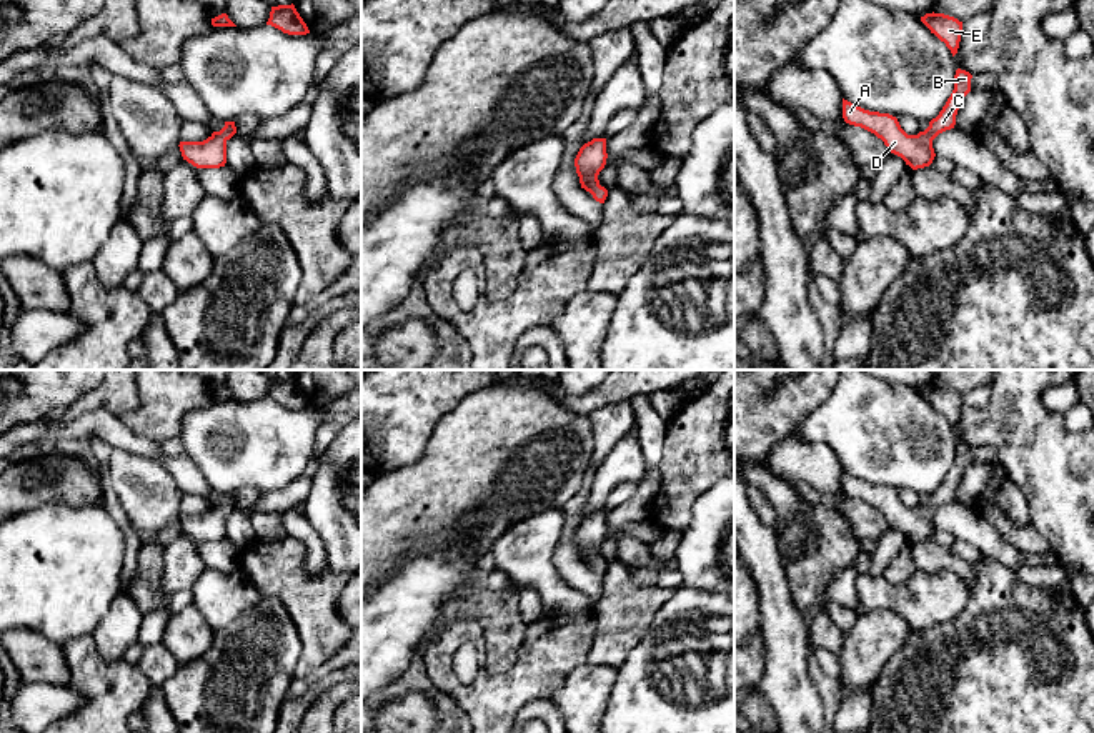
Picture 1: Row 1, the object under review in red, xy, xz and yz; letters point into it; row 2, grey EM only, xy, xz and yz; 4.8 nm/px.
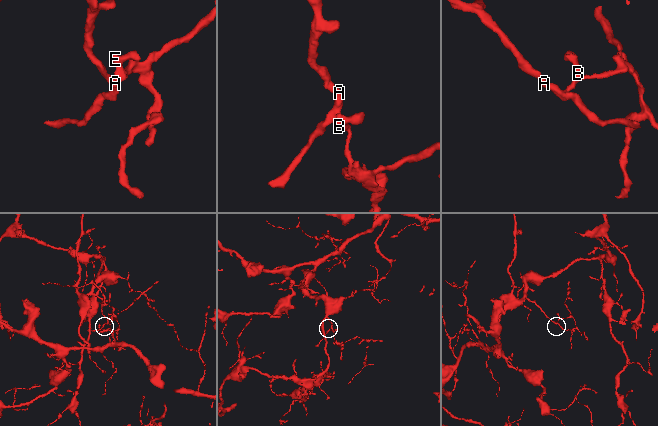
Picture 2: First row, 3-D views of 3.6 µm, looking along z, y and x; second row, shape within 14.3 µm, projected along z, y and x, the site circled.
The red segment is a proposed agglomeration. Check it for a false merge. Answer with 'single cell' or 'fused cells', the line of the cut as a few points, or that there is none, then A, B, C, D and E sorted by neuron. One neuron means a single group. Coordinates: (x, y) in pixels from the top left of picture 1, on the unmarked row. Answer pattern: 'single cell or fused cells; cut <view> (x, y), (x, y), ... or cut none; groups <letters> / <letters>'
single cell; cut none; groups A B C D E

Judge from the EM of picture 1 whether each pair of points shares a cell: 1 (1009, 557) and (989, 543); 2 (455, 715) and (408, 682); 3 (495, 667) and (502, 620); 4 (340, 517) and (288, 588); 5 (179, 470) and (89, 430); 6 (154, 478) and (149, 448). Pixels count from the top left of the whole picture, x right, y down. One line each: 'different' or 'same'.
1: same
2: same
3: same
4: different
5: same
6: different

